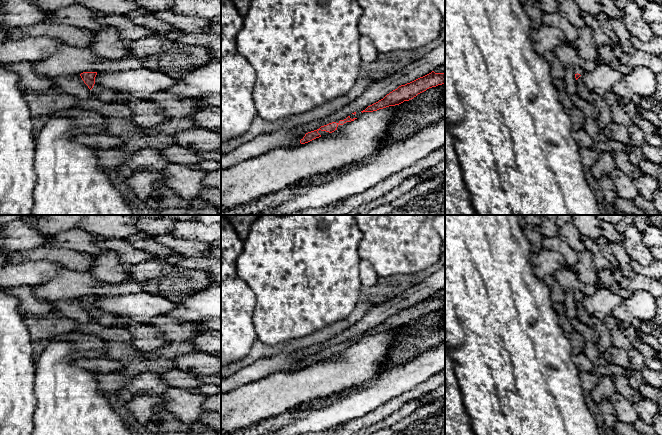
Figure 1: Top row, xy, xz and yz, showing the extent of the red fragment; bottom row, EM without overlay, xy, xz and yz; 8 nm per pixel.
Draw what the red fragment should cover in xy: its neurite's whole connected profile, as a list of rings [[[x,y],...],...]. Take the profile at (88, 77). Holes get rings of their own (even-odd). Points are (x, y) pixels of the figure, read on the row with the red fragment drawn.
[[[83,72],[80,74],[82,80],[84,83],[88,86],[88,88],[92,92],[92,97],[101,100],[103,102],[116,102],[120,97],[121,93],[118,91],[112,90],[112,89],[107,89],[104,88],[100,85],[98,85],[95,82],[95,77],[99,75],[102,72]]]

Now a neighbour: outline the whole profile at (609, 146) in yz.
[[[609,139],[607,141],[594,143],[592,149],[594,149],[598,153],[612,153],[615,151],[626,151],[628,147],[628,145],[625,145],[621,142]]]

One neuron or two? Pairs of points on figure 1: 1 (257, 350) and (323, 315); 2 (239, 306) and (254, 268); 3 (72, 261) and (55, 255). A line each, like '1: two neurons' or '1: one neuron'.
1: two neurons
2: two neurons
3: one neuron

